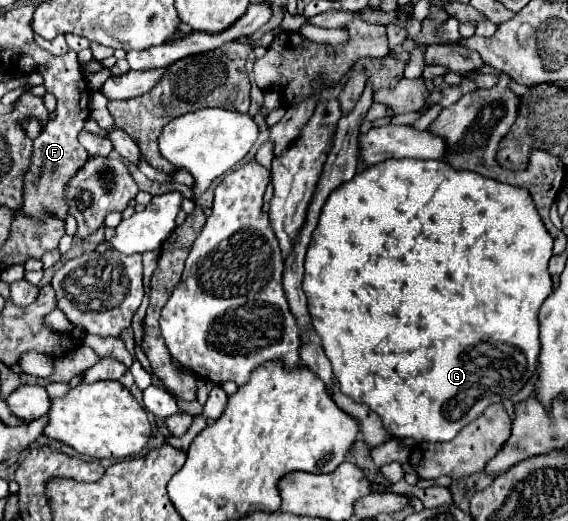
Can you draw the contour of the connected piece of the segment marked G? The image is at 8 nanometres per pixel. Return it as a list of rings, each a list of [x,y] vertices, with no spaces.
[[[392,158],[358,172],[354,180],[338,186],[326,200],[306,254],[304,292],[308,296],[312,326],[322,338],[324,352],[332,362],[340,390],[354,402],[366,404],[372,412],[376,412],[382,418],[384,428],[394,438],[412,438],[416,442],[448,442],[466,424],[476,420],[490,404],[512,398],[534,374],[540,354],[538,308],[552,292],[552,278],[548,272],[550,258],[552,236],[548,234],[526,188],[502,184],[474,172],[454,170],[440,160]]]

